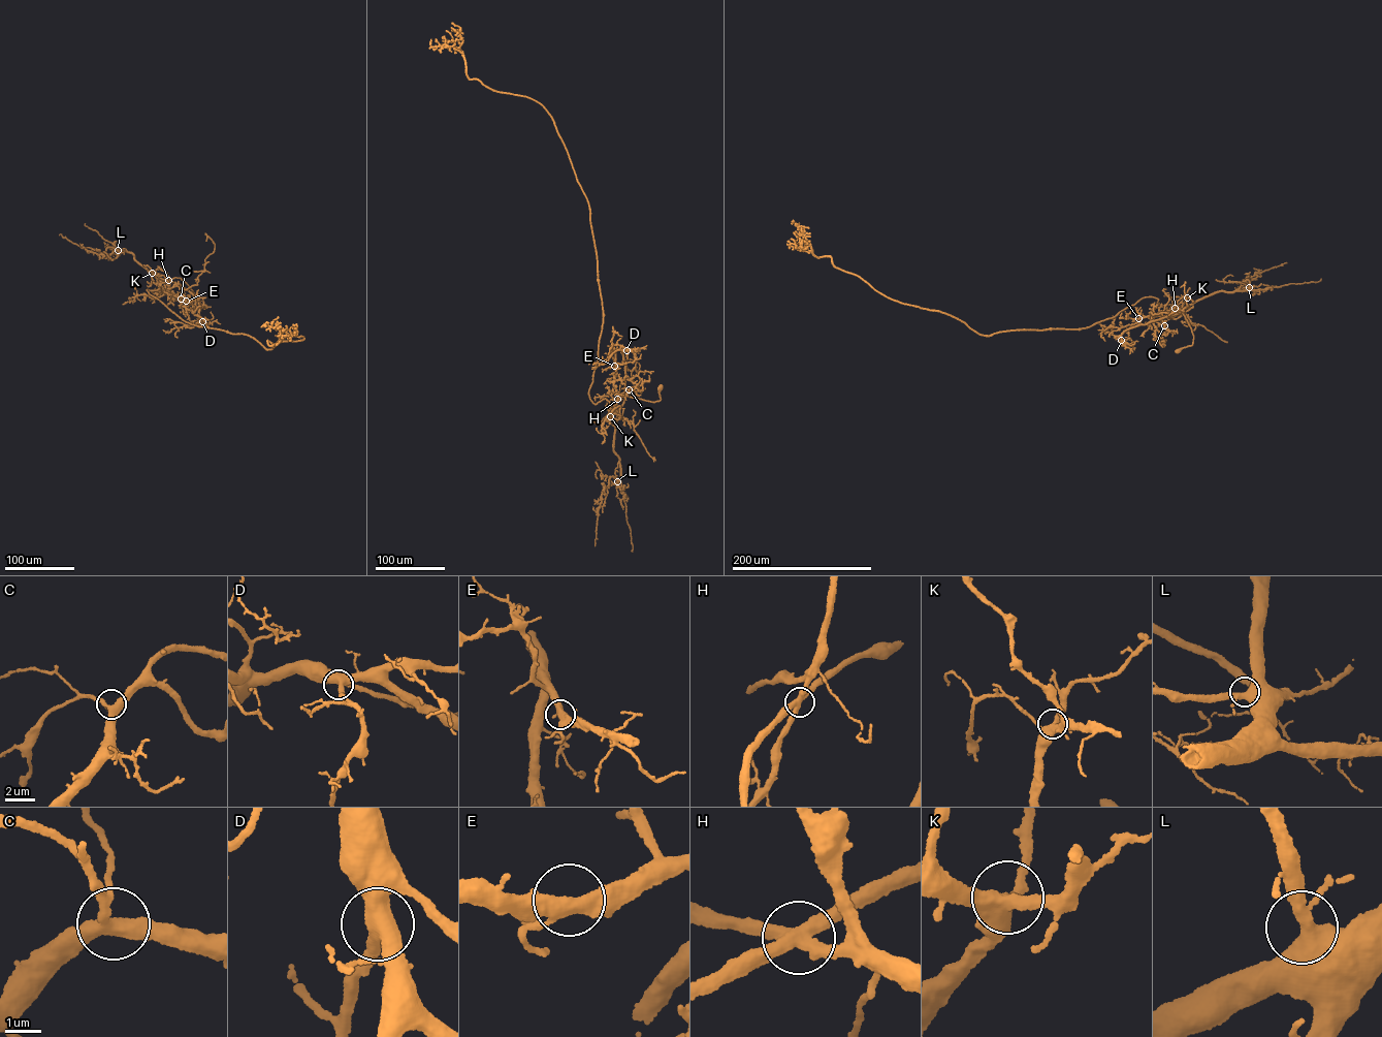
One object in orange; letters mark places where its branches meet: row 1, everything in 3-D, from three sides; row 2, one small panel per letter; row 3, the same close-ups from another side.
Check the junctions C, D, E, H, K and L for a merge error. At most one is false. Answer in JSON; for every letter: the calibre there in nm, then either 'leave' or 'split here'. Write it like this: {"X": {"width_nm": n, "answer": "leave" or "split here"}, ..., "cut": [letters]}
{"C": {"width_nm": 360, "answer": "leave"}, "D": {"width_nm": 400, "answer": "leave"}, "E": {"width_nm": 400, "answer": "leave"}, "H": {"width_nm": 400, "answer": "split here"}, "K": {"width_nm": 380, "answer": "leave"}, "L": {"width_nm": 400, "answer": "leave"}, "cut": ["H"]}

